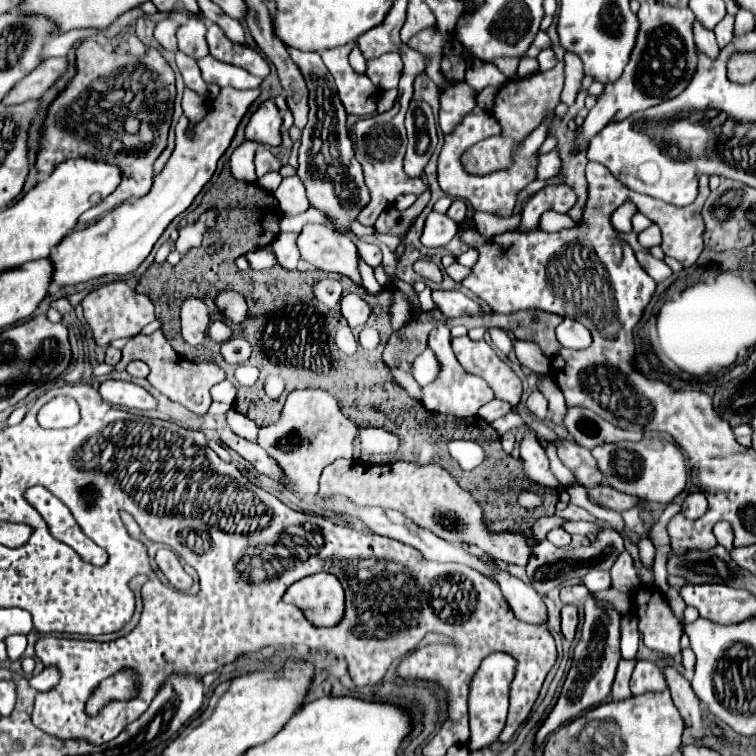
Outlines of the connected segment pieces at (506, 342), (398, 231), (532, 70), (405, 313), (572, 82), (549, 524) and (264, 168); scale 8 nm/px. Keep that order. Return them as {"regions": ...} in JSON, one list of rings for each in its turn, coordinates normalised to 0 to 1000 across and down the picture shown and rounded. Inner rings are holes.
{"regions":[[[[659,434],[647,435],[648,444],[653,451],[655,458],[668,470],[672,470],[679,460],[677,452],[671,440]]],[[[563,251],[563,254],[553,259],[550,270],[542,272],[542,275],[537,275],[537,278],[526,278],[521,272],[511,275],[500,286],[500,291],[495,296],[497,307],[503,307],[503,310],[519,310],[519,312],[526,312],[529,317],[534,317],[537,310],[542,307],[545,296],[548,296],[548,288],[561,278],[569,262],[570,255],[567,251]]],[[[690,77],[685,85],[685,98],[688,101],[704,101],[712,95],[712,79],[709,77]]],[[[526,384],[521,386],[521,402],[516,407],[516,418],[519,418],[519,434],[521,437],[526,437],[542,421],[542,402]]],[[[749,69],[746,82],[749,82],[749,114],[743,119],[743,135],[749,140],[757,140],[767,116],[770,116],[772,87],[770,87],[770,79],[762,69]]],[[[722,683],[722,685],[714,685],[706,696],[704,696],[704,704],[706,704],[706,709],[709,709],[709,714],[714,717],[714,714],[720,714],[722,712],[722,706],[728,704],[728,701],[733,701],[733,698],[741,698],[743,693],[746,693],[749,688],[746,685],[741,685],[741,683]]],[[[341,196],[339,201],[339,230],[341,233],[349,233],[352,228],[370,225],[370,222],[373,222],[370,212],[354,196]]]]}

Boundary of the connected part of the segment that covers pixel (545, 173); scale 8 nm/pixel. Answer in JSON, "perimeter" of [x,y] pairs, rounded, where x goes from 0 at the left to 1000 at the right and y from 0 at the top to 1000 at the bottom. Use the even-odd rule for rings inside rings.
{"perimeter":[[[725,201],[720,206],[712,209],[712,220],[709,220],[709,235],[712,238],[725,238],[733,235],[741,225],[741,209],[735,201]]]}

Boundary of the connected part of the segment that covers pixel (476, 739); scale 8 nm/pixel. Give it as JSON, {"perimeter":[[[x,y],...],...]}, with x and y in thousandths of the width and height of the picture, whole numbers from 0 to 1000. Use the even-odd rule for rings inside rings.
{"perimeter":[[[653,862],[630,886],[630,892],[622,902],[622,918],[619,918],[619,944],[622,944],[622,968],[624,968],[619,992],[638,992],[638,989],[659,981],[659,974],[669,958],[672,907],[677,902],[680,881],[683,878],[672,865]]]}

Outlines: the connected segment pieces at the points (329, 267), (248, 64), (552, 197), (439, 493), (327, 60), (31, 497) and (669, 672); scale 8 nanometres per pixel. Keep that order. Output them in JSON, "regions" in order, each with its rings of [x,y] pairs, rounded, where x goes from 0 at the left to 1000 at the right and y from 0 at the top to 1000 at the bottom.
{"regions":[[[[405,296],[394,312],[394,328],[405,347],[429,360],[450,360],[479,378],[471,354],[471,323],[455,304],[434,296]]],[[[280,32],[275,37],[272,53],[275,53],[275,61],[278,61],[278,71],[286,79],[302,82],[302,85],[310,85],[310,87],[317,87],[317,90],[323,90],[331,98],[344,101],[344,103],[349,103],[357,95],[354,82],[333,61],[315,58],[315,56],[302,53],[291,34]]],[[[728,243],[717,251],[712,251],[706,259],[701,259],[698,270],[690,278],[690,291],[688,291],[688,304],[706,304],[712,299],[712,288],[722,278],[735,278],[735,280],[749,280],[757,275],[762,267],[762,257],[751,246],[741,243]]],[[[447,608],[429,619],[423,630],[423,653],[455,653],[466,664],[476,669],[503,669],[532,677],[537,685],[571,701],[577,709],[587,712],[590,717],[608,720],[624,717],[638,722],[653,741],[669,741],[675,746],[696,746],[701,735],[701,725],[696,722],[693,712],[680,704],[659,704],[651,706],[638,690],[638,675],[624,659],[619,648],[614,648],[590,619],[579,614],[553,616],[545,611],[524,608],[513,614],[495,614],[484,616],[471,608]]],[[[444,61],[439,66],[429,66],[423,74],[444,106],[447,124],[458,148],[468,153],[492,153],[497,151],[500,116],[489,108],[489,103],[471,95],[460,85],[463,66],[466,61]]],[[[42,643],[34,651],[34,659],[56,680],[66,704],[77,714],[95,722],[114,743],[122,743],[124,749],[138,749],[143,743],[143,730],[138,725],[132,725],[127,717],[122,717],[106,701],[106,696],[101,693],[101,688],[93,680],[93,675],[74,656],[69,656],[61,646]]],[[[878,881],[878,897],[889,918],[889,926],[897,934],[915,974],[921,976],[931,974],[931,958],[926,950],[926,926],[921,923],[913,902],[892,881]]]]}

